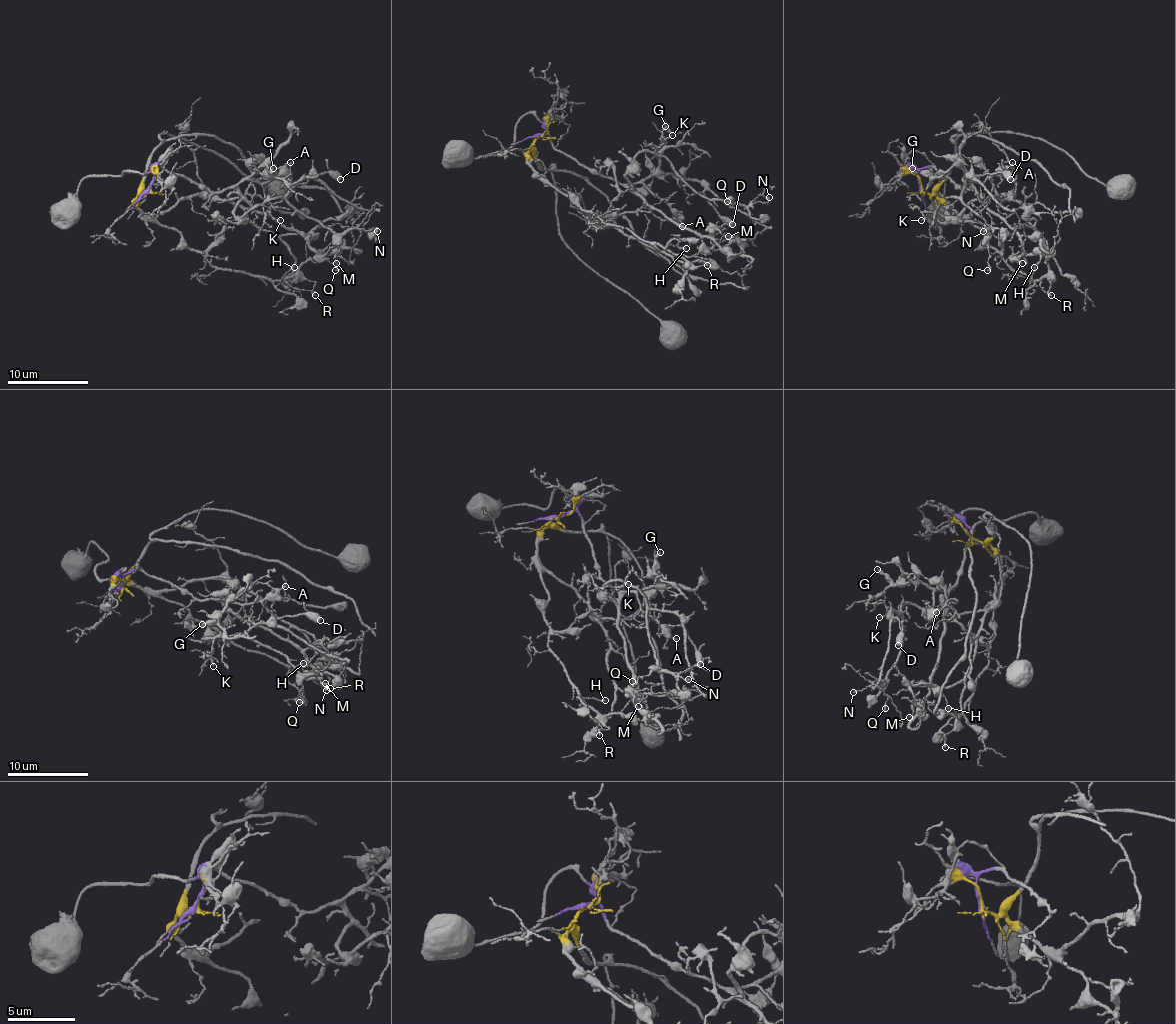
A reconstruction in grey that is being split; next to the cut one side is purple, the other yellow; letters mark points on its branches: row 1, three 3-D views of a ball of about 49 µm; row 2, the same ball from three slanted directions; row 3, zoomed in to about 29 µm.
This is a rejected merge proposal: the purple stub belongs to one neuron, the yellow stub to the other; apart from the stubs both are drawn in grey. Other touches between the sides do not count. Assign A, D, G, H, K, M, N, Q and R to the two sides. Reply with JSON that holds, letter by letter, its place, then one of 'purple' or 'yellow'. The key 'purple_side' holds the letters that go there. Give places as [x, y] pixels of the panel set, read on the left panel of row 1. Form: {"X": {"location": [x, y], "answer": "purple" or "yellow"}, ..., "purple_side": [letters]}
{"A": {"location": [290, 162], "answer": "purple"}, "D": {"location": [340, 179], "answer": "purple"}, "G": {"location": [273, 168], "answer": "purple"}, "H": {"location": [294, 267], "answer": "yellow"}, "K": {"location": [280, 220], "answer": "purple"}, "M": {"location": [336, 263], "answer": "purple"}, "N": {"location": [377, 231], "answer": "purple"}, "Q": {"location": [335, 270], "answer": "purple"}, "R": {"location": [315, 295], "answer": "yellow"}, "purple_side": ["A", "D", "G", "K", "M", "N", "Q"]}

